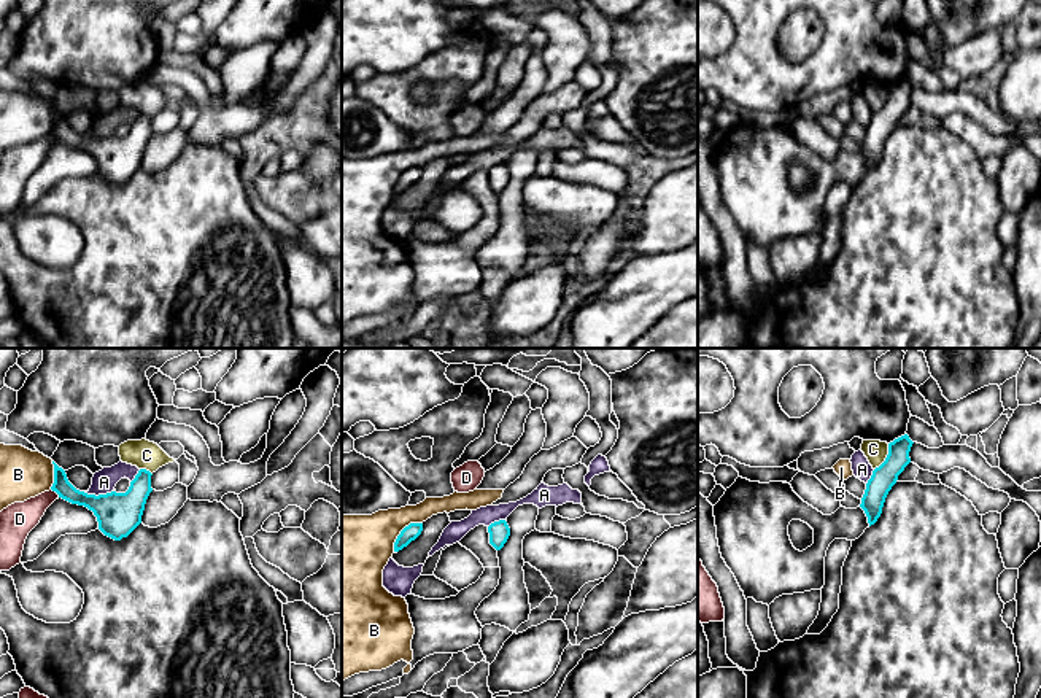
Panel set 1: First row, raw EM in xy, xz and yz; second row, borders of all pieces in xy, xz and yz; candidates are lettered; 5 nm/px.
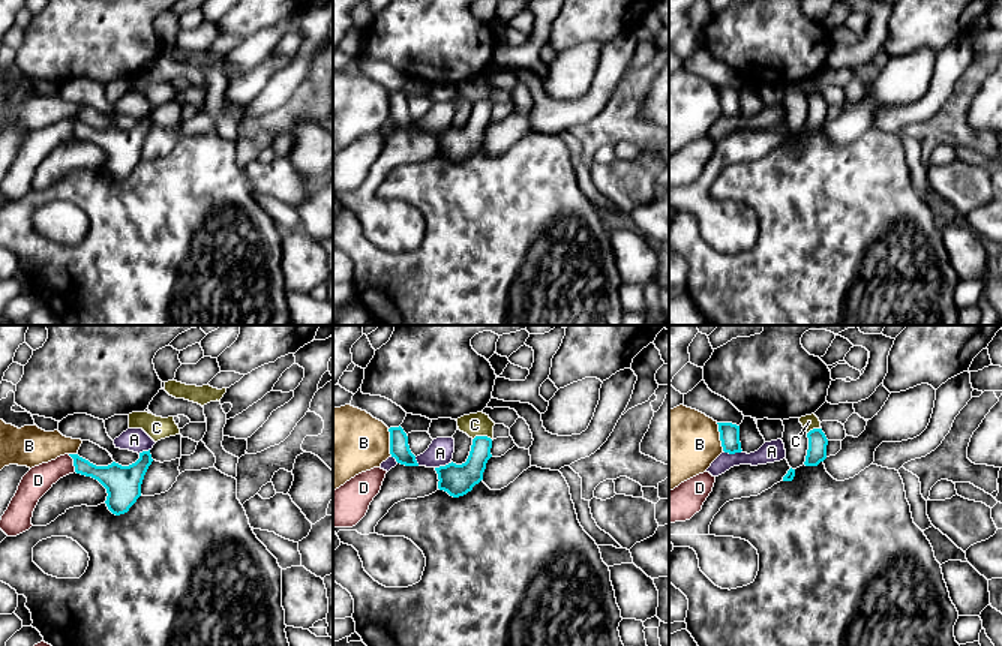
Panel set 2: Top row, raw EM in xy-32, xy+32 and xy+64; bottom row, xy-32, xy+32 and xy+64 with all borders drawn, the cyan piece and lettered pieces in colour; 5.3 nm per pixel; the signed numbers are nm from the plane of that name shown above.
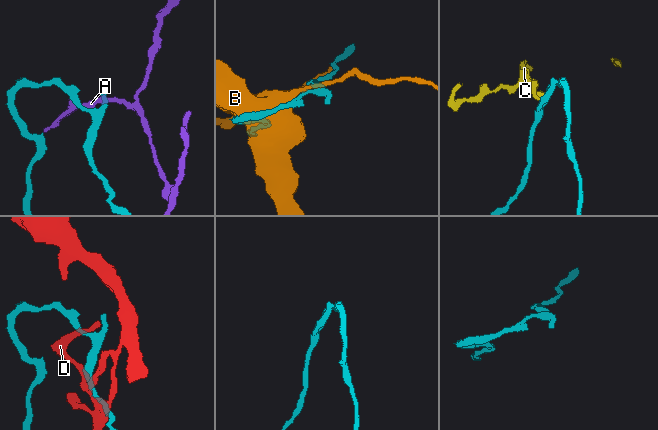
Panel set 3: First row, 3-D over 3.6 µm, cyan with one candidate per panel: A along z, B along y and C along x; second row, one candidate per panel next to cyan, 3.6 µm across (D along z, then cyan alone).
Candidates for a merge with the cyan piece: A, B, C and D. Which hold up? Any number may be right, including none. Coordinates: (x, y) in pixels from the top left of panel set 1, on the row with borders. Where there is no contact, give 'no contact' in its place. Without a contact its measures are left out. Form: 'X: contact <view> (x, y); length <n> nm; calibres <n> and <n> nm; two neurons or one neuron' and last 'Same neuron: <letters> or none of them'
A: contact xy (99, 495); length 150 nm; calibres 220 and 120 nm; two neurons
B: contact xz (401, 531); length 220 nm; calibres 80 and 360 nm; two neurons
C: contact yz (887, 457); length 150 nm; calibres 120 and 120 nm; two neurons
D: contact xy (56, 492); length 60 nm; calibres 120 and 170 nm; two neurons
Same neuron: none of them

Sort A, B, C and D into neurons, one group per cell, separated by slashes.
A / B / C / D

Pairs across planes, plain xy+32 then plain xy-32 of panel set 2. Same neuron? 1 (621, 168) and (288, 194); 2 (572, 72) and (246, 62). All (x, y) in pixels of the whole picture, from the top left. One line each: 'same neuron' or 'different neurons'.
1: same neuron
2: same neuron

